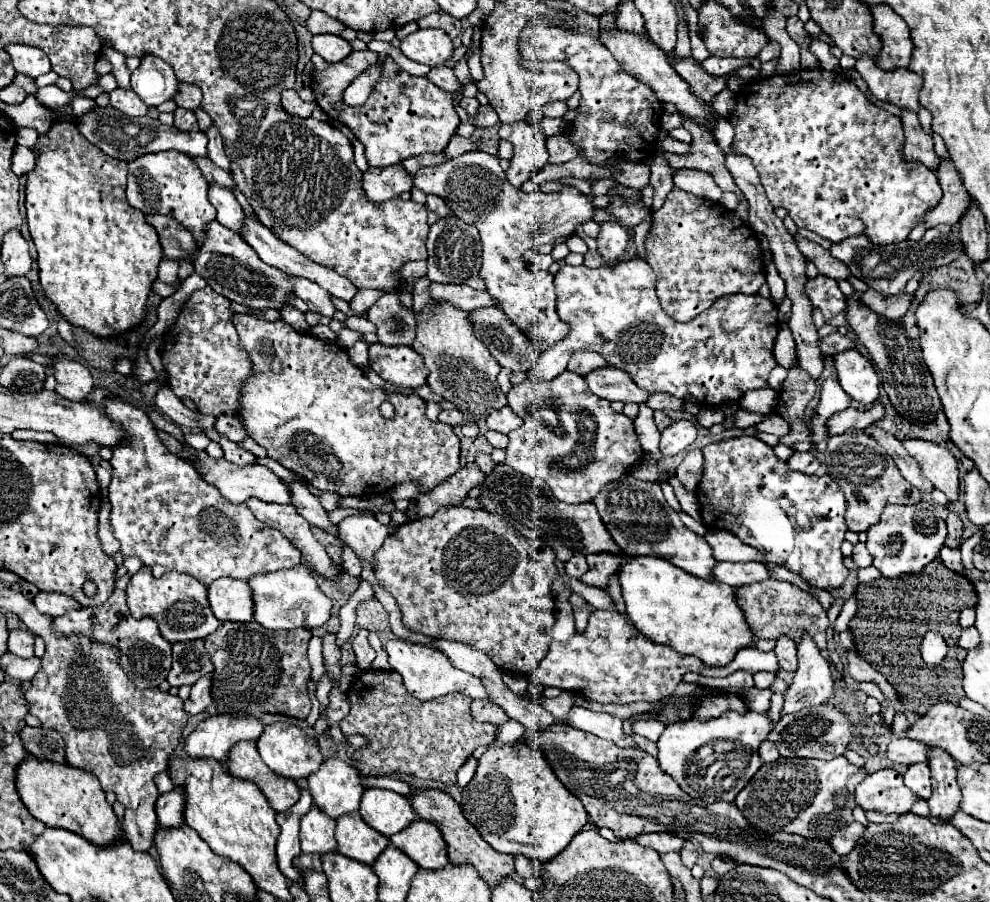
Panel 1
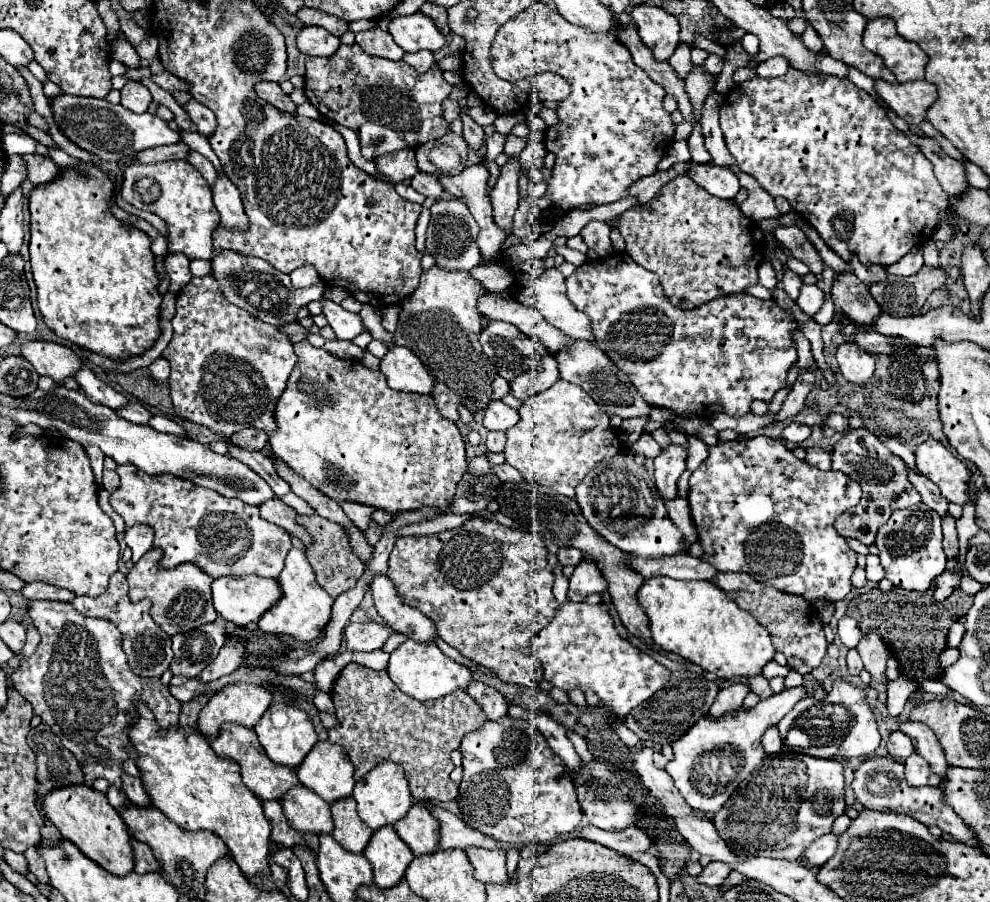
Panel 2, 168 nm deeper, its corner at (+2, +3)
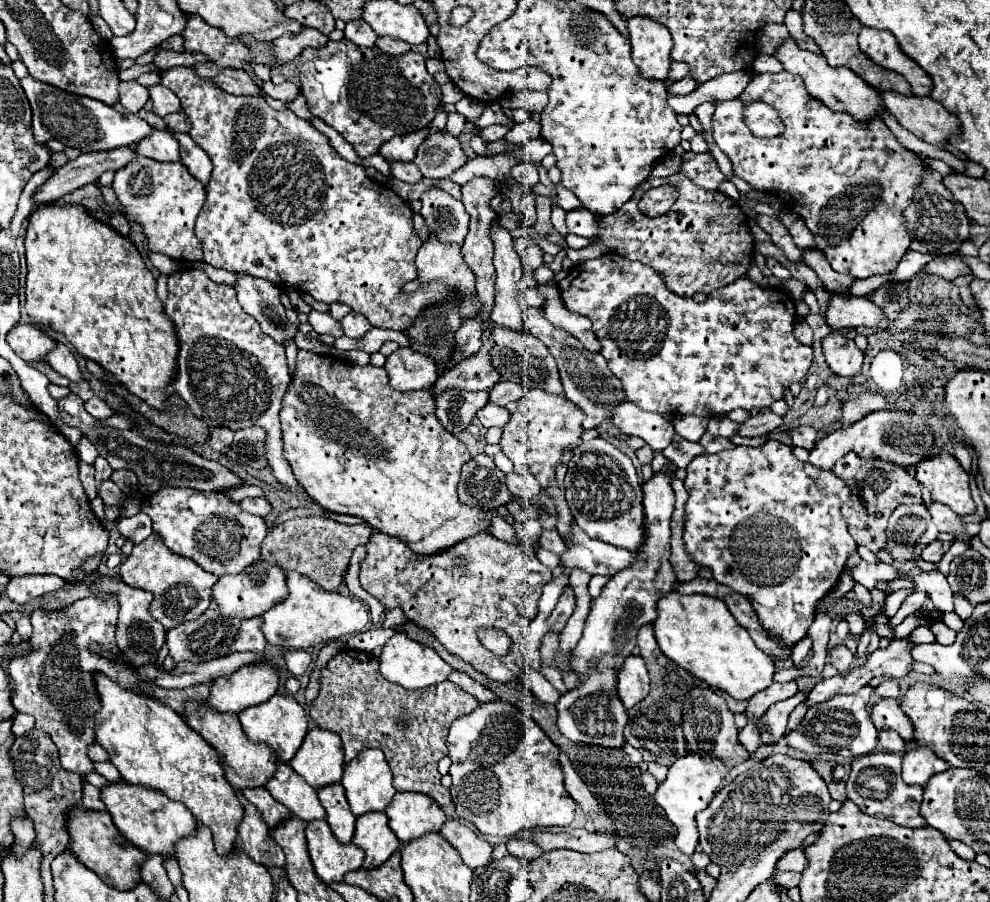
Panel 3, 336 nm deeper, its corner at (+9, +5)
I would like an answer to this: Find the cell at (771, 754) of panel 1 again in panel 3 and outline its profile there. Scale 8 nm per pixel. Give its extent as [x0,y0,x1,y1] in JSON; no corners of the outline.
[763,688,811,740]

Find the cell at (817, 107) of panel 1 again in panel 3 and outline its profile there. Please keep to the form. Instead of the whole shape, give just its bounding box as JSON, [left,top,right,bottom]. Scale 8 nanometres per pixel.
[713,70,923,278]

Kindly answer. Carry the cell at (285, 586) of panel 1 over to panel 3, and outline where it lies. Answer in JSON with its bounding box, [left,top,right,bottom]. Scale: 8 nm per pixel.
[263,572,369,650]

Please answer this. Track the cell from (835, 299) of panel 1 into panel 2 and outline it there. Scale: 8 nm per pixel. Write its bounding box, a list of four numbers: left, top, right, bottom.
[796,284,826,316]

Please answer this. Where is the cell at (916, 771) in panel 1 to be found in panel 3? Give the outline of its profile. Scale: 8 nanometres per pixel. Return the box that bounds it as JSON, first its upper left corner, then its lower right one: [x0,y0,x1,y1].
[903,750,949,786]

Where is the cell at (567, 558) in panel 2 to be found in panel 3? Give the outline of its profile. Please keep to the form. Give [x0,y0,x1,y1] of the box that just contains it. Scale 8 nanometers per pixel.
[539,528,563,554]

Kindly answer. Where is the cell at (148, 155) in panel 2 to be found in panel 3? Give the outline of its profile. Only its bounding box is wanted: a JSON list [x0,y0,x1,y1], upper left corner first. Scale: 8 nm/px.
[33,148,137,204]

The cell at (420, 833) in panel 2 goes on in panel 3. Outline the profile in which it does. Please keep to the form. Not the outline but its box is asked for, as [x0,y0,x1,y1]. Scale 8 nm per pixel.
[385,792,445,842]

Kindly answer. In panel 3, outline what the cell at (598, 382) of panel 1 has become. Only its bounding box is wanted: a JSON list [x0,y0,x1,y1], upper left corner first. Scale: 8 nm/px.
[523,308,625,430]

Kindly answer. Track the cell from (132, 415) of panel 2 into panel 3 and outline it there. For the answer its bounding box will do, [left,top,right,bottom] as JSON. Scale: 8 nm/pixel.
[85,396,115,418]

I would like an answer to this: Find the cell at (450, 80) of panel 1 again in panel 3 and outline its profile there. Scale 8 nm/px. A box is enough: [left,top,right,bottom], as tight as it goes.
[375,36,411,56]

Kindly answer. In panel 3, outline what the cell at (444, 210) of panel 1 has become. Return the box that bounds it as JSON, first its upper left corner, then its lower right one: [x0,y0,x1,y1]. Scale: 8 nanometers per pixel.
[389,162,423,184]

